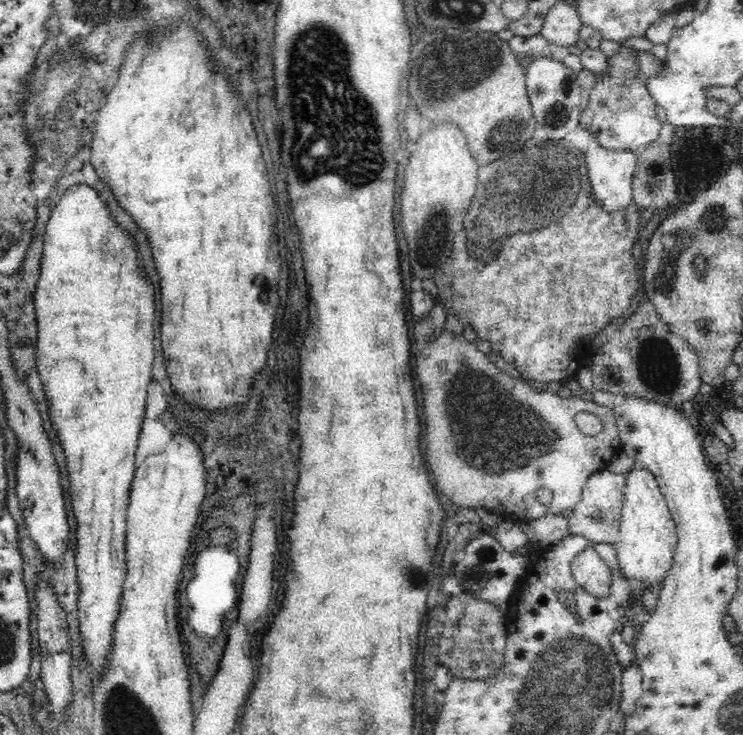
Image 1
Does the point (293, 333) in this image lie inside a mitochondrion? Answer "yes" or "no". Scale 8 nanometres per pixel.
no

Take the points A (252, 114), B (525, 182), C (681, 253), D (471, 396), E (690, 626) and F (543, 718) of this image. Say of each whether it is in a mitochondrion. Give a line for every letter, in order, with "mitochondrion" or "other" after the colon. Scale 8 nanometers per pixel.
A: other
B: mitochondrion
C: mitochondrion
D: mitochondrion
E: other
F: mitochondrion

